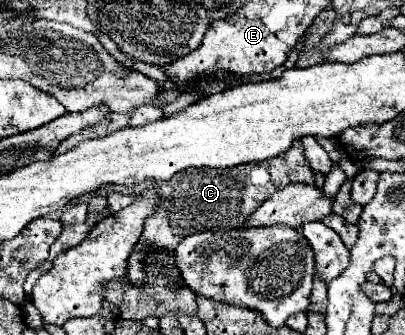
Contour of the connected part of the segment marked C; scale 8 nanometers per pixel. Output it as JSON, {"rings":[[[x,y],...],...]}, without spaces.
{"rings":[[[298,140],[286,152],[282,152],[282,154],[278,154],[274,158],[262,160],[262,162],[240,164],[240,166],[226,168],[226,170],[220,170],[220,172],[208,170],[208,168],[192,168],[192,170],[178,172],[176,176],[172,176],[172,180],[164,180],[164,182],[156,180],[152,184],[152,188],[158,192],[158,204],[156,204],[154,212],[146,218],[144,232],[142,232],[142,238],[144,238],[142,252],[132,252],[132,256],[128,260],[128,278],[130,278],[130,282],[132,284],[144,284],[144,268],[140,264],[142,264],[142,256],[144,256],[144,252],[148,248],[174,250],[176,244],[182,238],[186,238],[188,234],[194,234],[194,232],[204,232],[204,230],[228,232],[232,228],[242,228],[246,224],[246,220],[262,206],[264,200],[268,200],[276,190],[280,190],[280,188],[284,188],[284,186],[288,186],[292,182],[308,182],[308,184],[314,182],[312,168],[304,160],[304,152],[302,152]]]}

